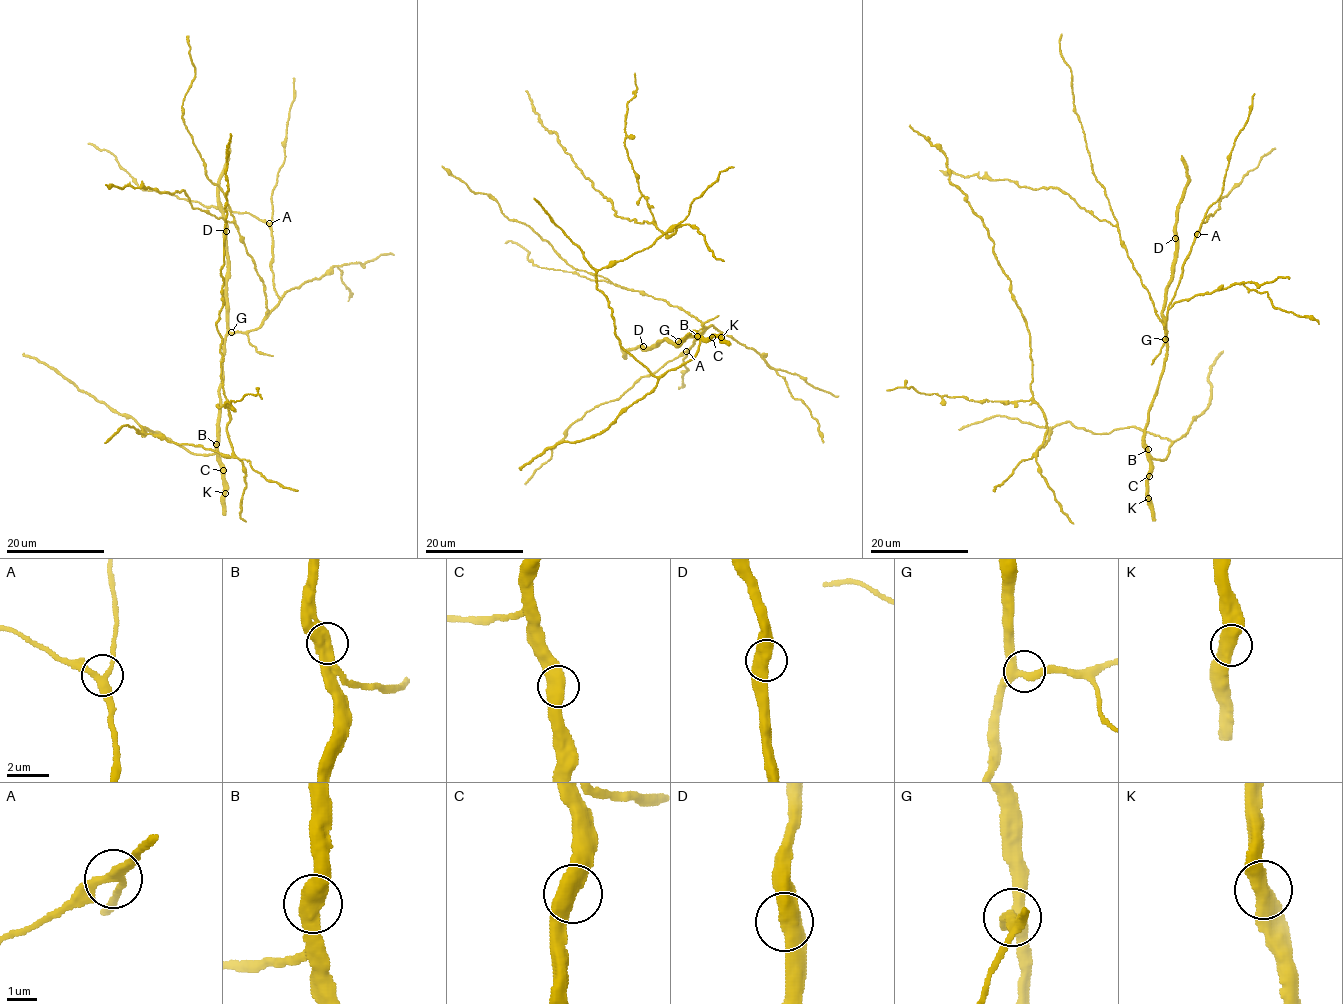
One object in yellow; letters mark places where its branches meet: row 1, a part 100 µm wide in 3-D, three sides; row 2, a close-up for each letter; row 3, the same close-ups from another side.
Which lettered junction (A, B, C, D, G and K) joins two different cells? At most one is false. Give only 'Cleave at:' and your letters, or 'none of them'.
Cleave at: none of them

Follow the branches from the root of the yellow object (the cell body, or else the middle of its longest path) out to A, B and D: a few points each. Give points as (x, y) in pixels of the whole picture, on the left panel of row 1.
A: (158, 434), (194, 453), (214, 453), (224, 338), (255, 329), (279, 300), (271, 268), (269, 223)
B: (158, 434), (200, 455), (213, 454), (216, 445)
D: (158, 434), (194, 453), (213, 454), (216, 449), (220, 414), (218, 393), (227, 332), (226, 231)

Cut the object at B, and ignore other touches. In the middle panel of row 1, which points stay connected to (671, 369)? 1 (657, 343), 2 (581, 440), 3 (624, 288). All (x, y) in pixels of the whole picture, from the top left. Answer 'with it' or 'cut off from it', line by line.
1: cut off from it
2: with it
3: cut off from it

